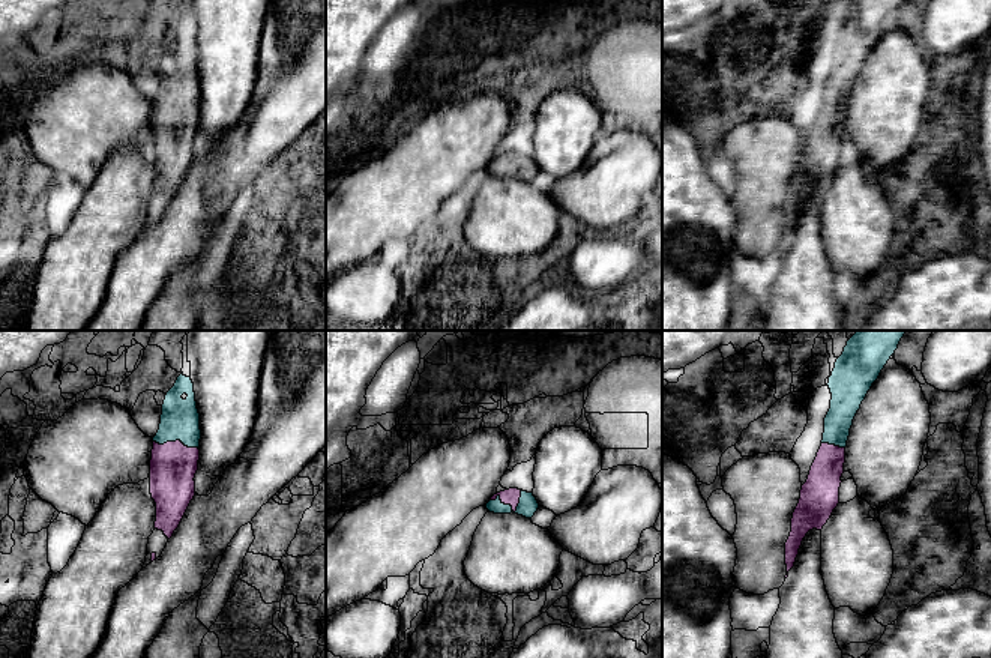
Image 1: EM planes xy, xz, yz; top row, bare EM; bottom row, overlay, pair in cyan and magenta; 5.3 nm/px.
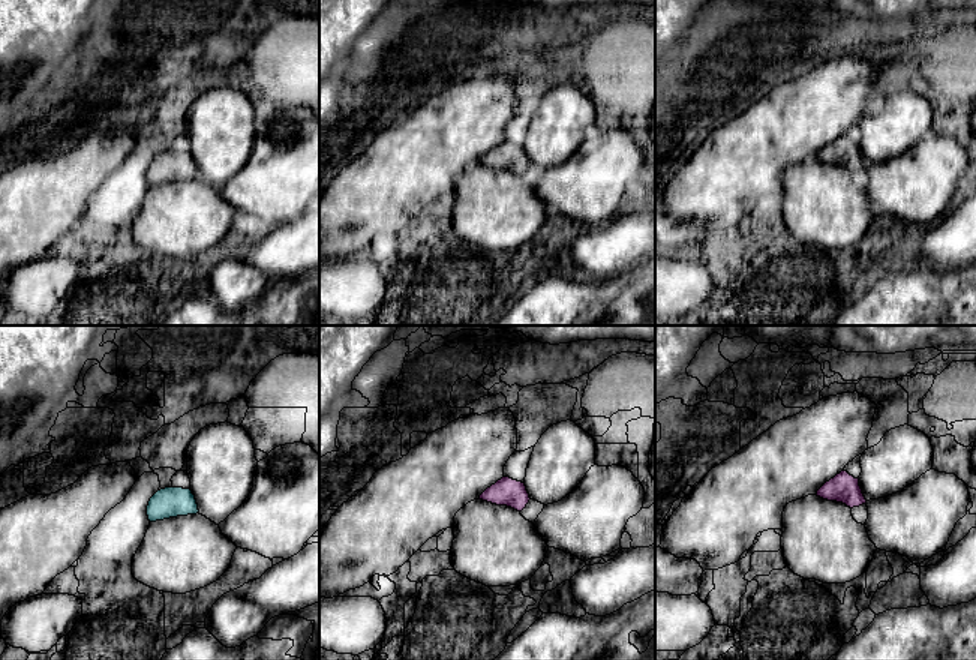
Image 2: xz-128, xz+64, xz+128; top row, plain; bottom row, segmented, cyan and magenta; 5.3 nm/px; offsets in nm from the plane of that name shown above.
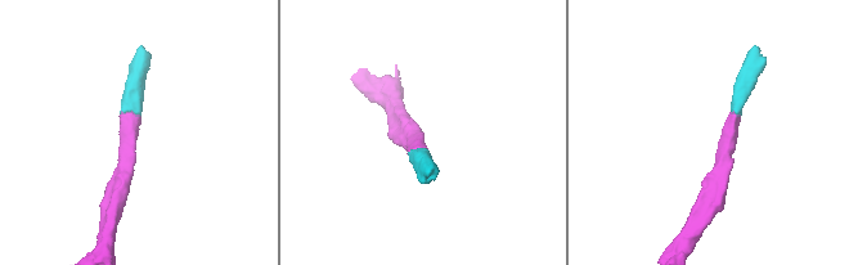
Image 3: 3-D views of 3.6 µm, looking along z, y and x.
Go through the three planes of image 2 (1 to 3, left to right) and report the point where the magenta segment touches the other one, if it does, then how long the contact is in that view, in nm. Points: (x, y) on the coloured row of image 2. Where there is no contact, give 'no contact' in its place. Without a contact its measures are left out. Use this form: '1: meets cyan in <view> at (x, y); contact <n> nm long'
1: no contact
2: no contact
3: no contact

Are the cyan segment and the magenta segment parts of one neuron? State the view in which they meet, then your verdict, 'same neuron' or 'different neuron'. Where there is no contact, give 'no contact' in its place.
xz | same neuron

